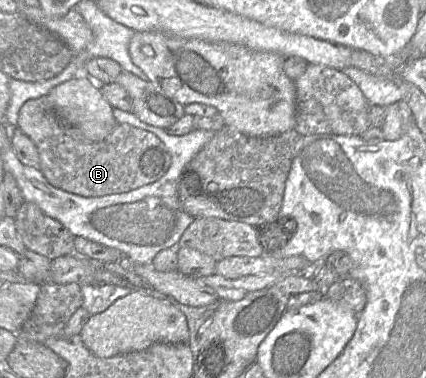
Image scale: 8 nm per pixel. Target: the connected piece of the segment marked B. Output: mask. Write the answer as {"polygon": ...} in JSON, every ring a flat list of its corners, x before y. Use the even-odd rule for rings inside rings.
{"polygon":[[48,96,27,101,20,110,17,127,38,148,40,170,48,182,58,189,83,197,101,197,135,190,159,180,171,165,168,149,155,134,128,124,117,123,105,139,97,142,90,141,78,129,61,121]]}

